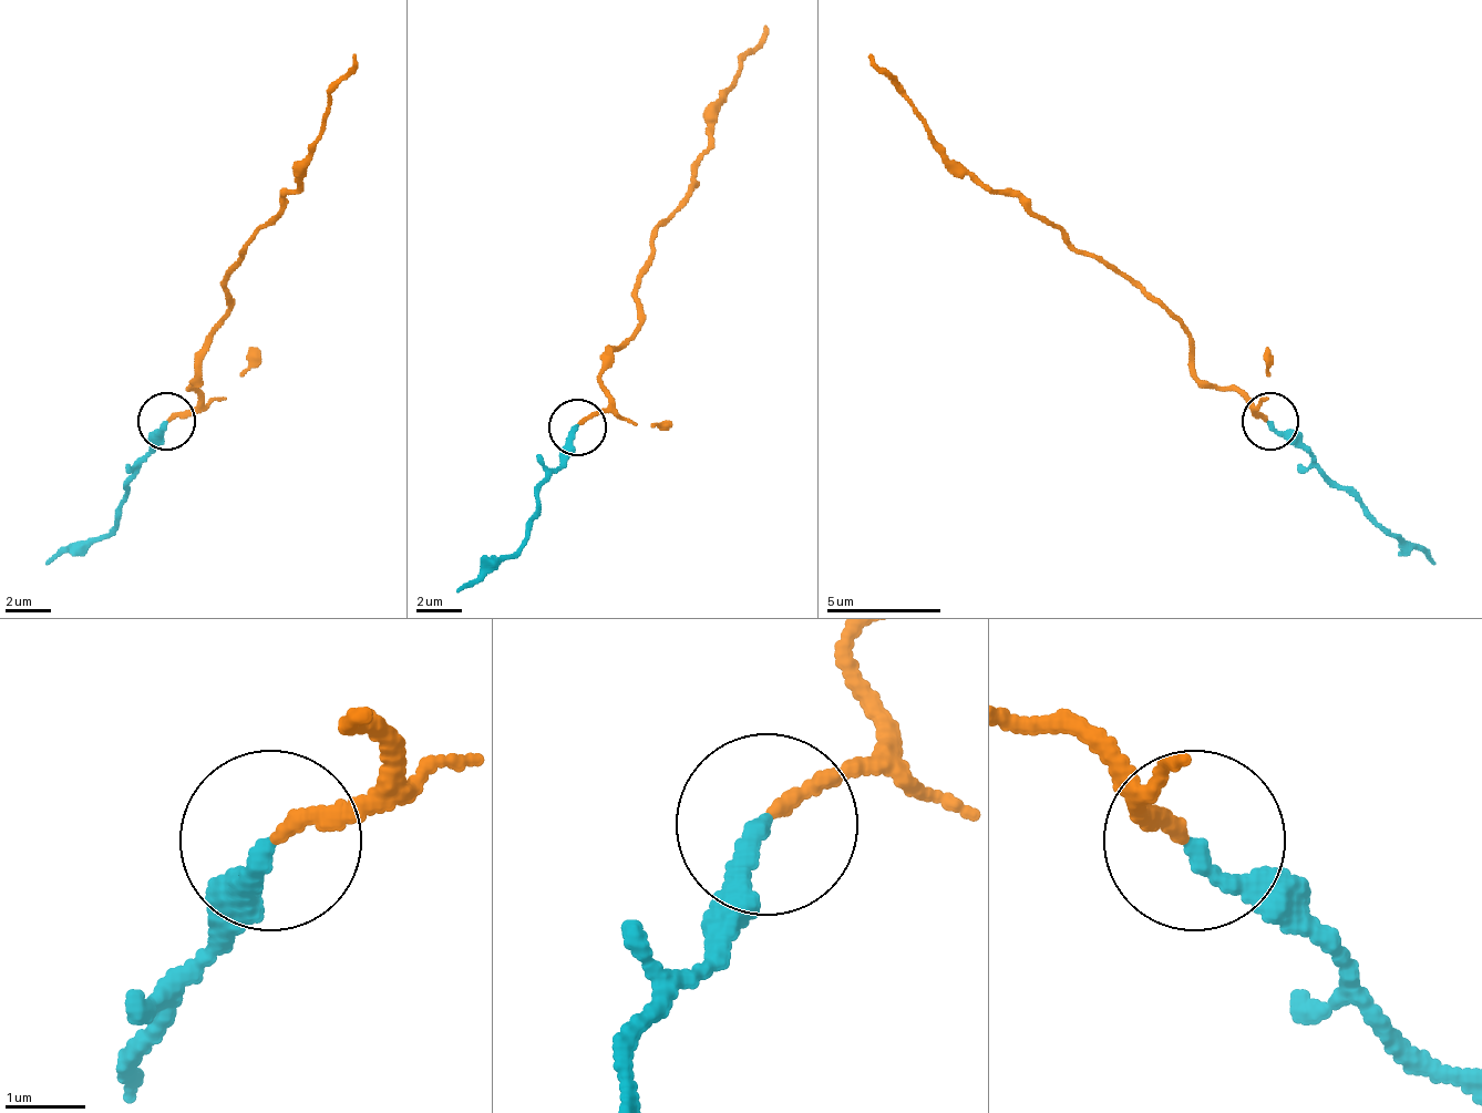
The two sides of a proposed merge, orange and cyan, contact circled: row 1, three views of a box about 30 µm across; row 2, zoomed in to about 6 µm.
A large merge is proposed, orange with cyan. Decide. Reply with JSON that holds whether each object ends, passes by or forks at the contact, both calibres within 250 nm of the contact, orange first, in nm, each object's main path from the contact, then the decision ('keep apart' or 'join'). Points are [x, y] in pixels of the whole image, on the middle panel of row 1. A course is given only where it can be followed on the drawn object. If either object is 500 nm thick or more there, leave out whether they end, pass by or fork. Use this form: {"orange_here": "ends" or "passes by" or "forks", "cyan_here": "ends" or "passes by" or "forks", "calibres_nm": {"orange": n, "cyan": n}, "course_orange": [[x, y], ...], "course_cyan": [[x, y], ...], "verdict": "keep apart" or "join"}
{"orange_here": "ends", "cyan_here": "ends", "calibres_nm": {"orange": 170, "cyan": 240}, "course_orange": [[576, 425], [609, 402], [604, 369], [609, 351], [633, 335], [649, 237], [683, 197], [707, 135], [763, 27]], "course_cyan": [[576, 425], [569, 454], [536, 488], [529, 534], [455, 590]], "verdict": "keep apart"}

